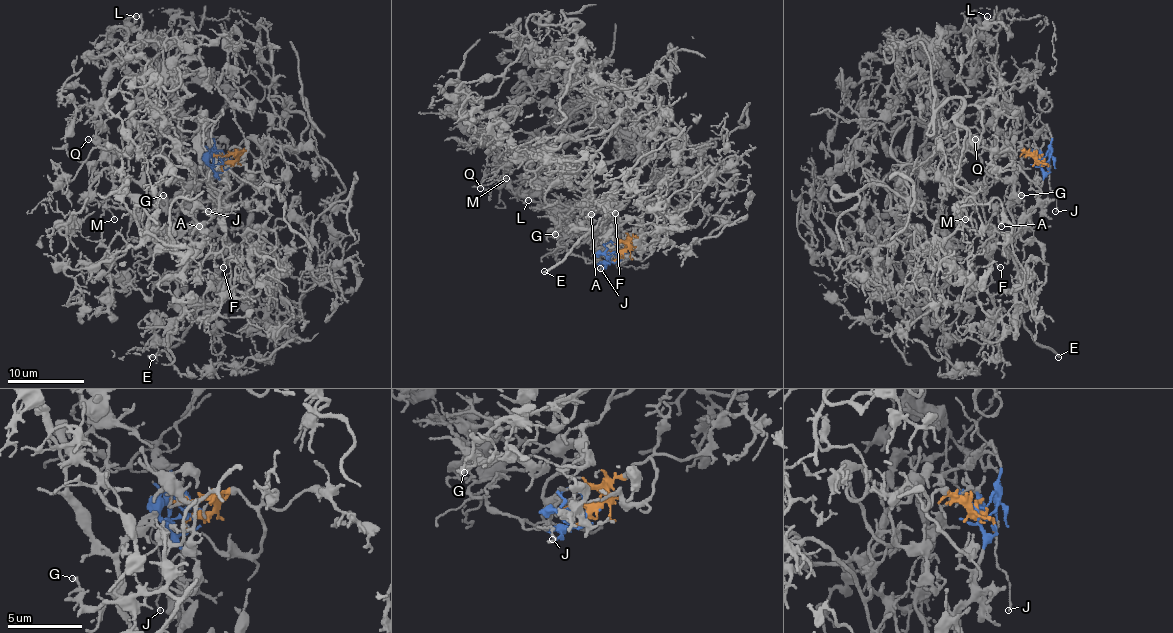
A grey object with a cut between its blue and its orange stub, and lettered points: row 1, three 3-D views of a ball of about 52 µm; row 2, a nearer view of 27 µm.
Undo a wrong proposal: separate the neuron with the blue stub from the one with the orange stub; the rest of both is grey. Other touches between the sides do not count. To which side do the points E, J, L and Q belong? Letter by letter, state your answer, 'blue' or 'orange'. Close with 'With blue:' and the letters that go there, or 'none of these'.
E: blue
J: blue
L: orange
Q: orange
With blue: E, J

